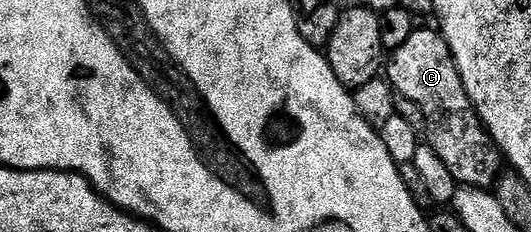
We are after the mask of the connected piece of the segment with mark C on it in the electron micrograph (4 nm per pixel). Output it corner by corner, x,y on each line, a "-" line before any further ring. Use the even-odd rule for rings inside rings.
415,28
412,36
408,36
408,40
404,40
404,44
400,44
400,48
396,48
389,55
384,66
384,74
393,84
394,92
398,97
420,104
420,112
424,112
426,121
425,141
434,149
436,156
440,156
440,160
444,160
444,165
448,167
448,172
452,172
459,187
475,190
493,187
504,170
502,152
486,131
486,126
480,120
480,116
474,111
472,100
464,88
464,80
456,68
456,60
452,56
448,44
442,39
441,33
437,29

